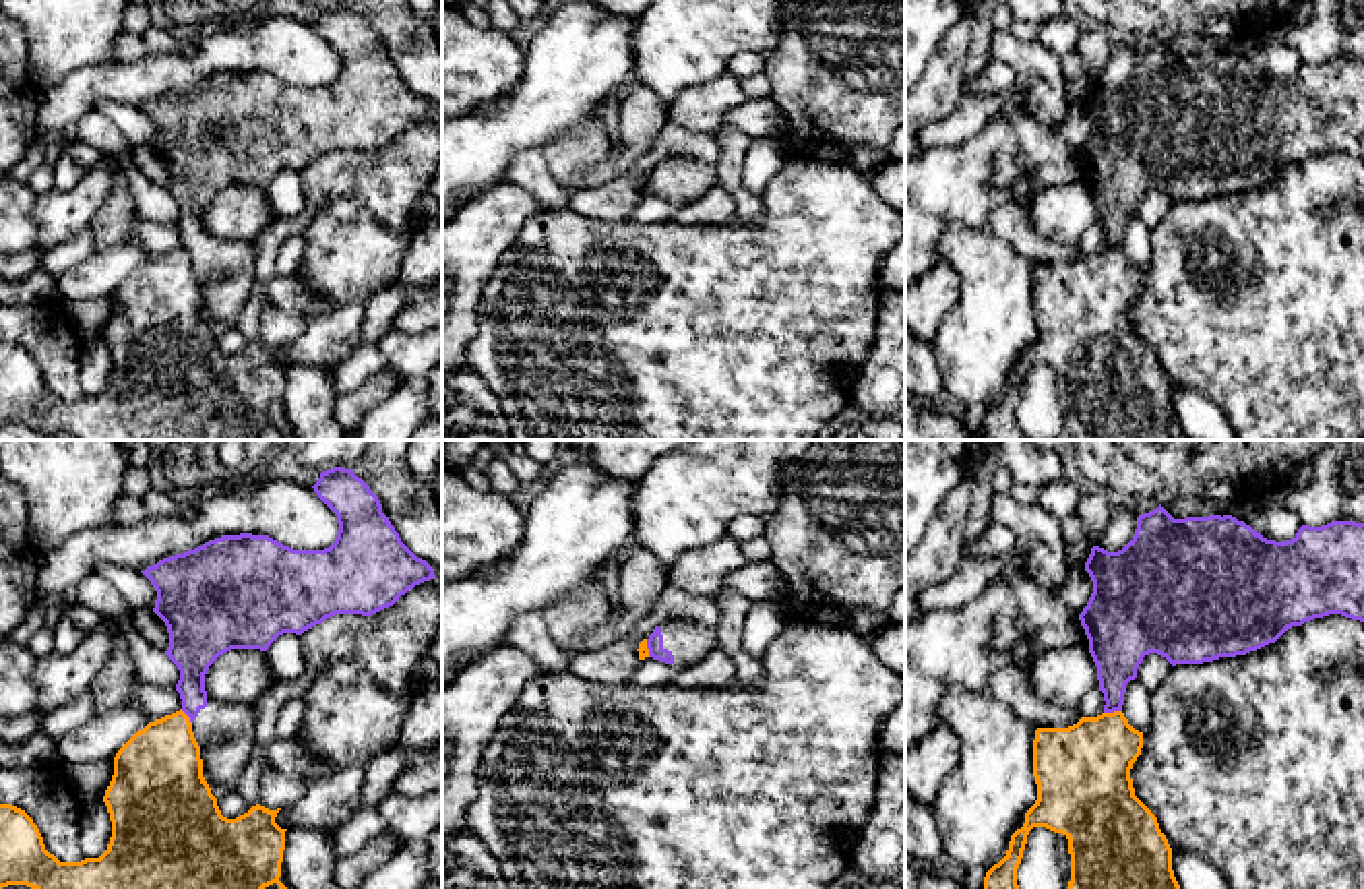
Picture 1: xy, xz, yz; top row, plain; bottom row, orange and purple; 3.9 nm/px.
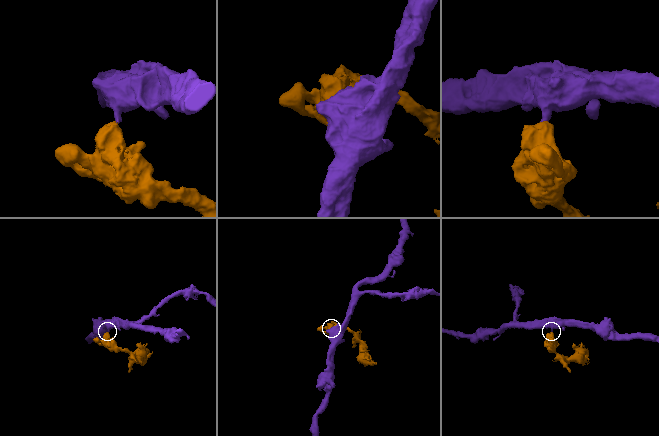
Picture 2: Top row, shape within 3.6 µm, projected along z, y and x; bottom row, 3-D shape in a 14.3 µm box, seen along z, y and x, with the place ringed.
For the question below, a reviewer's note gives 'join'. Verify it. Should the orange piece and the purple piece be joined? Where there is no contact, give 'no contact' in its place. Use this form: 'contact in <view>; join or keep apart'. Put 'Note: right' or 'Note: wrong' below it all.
contact in yz; keep apart
Note: wrong

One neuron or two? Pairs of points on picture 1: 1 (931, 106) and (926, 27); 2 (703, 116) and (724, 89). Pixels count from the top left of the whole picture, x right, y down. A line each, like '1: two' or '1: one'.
1: two
2: one

